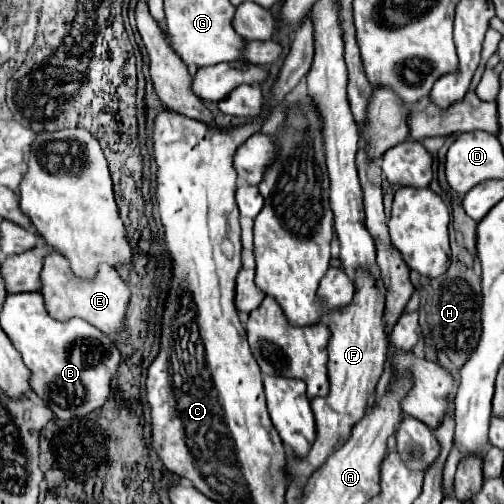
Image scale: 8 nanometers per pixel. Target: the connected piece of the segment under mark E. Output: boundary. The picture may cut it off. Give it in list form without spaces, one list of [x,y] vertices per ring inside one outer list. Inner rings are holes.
[[[49,252],[43,262],[41,294],[45,298],[45,308],[53,318],[69,320],[73,316],[79,316],[105,334],[113,334],[123,328],[129,304],[129,286],[119,278],[115,268],[111,268],[109,264],[101,264],[95,278],[83,280],[71,272],[69,262],[57,252]]]

